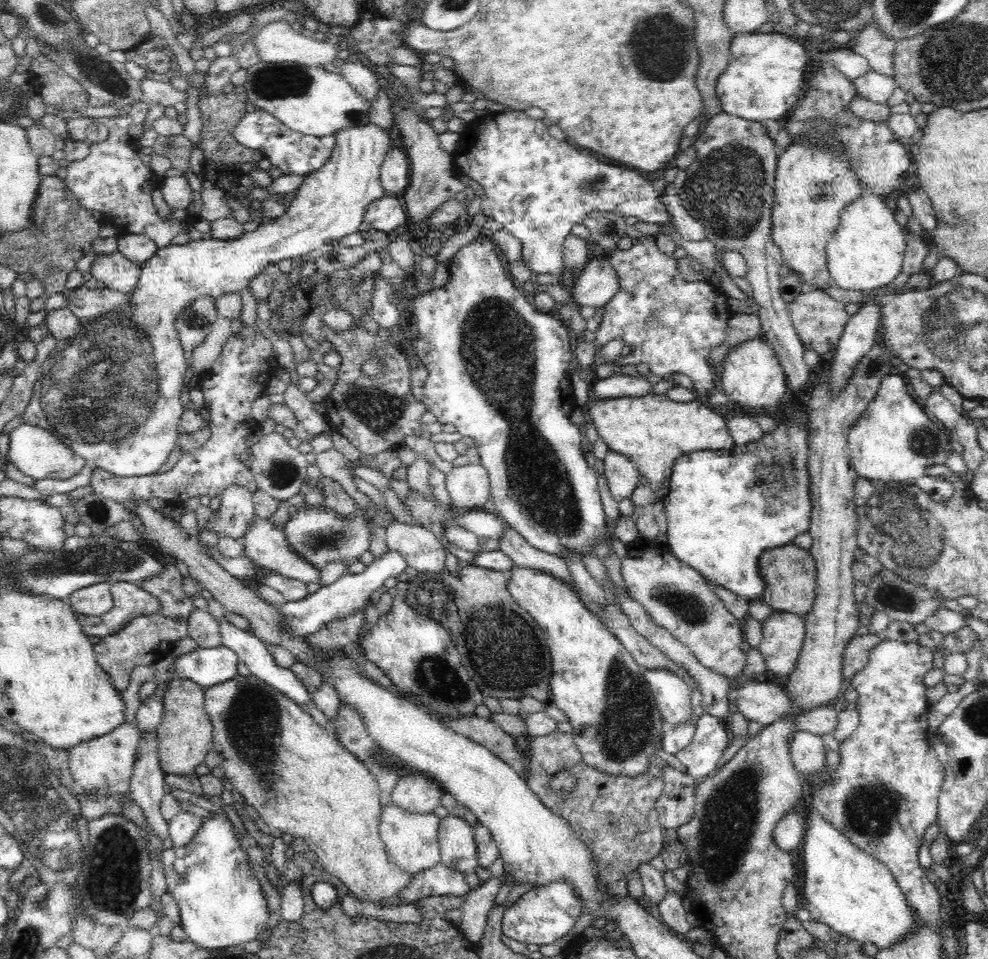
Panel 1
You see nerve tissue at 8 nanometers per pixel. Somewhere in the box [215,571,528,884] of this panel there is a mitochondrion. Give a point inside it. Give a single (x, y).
(257, 742)

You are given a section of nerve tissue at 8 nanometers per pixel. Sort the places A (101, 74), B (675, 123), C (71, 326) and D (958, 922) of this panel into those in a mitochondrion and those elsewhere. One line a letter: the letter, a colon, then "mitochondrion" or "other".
A: mitochondrion
B: other
C: mitochondrion
D: other

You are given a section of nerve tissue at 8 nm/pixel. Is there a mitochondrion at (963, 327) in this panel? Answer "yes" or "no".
yes

